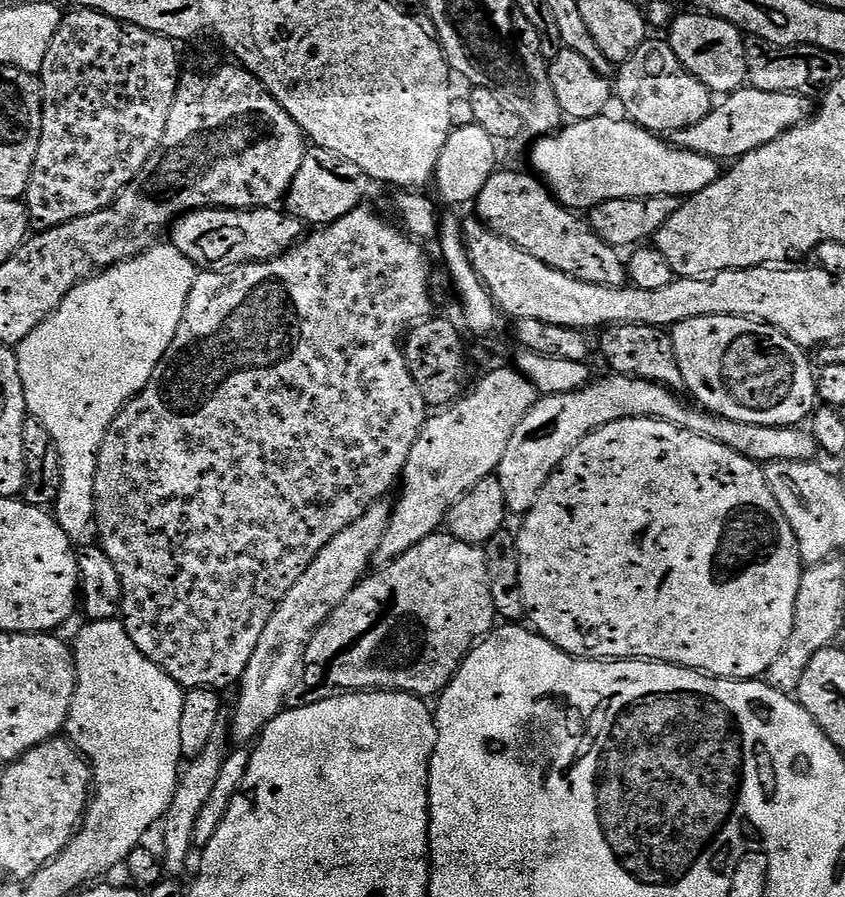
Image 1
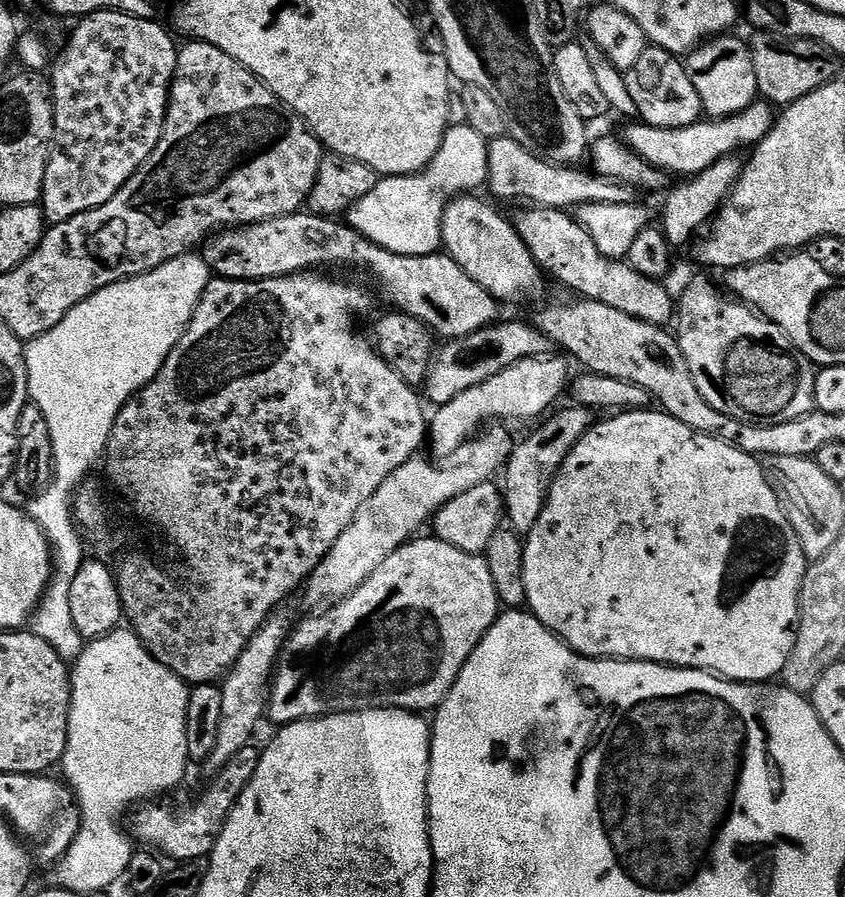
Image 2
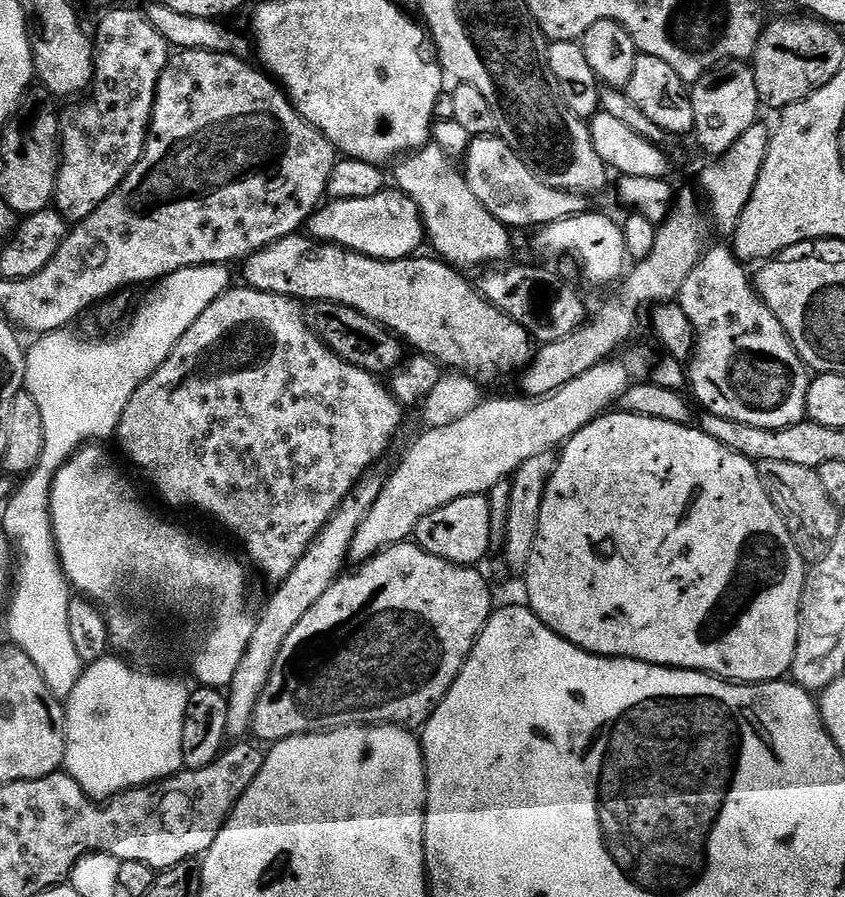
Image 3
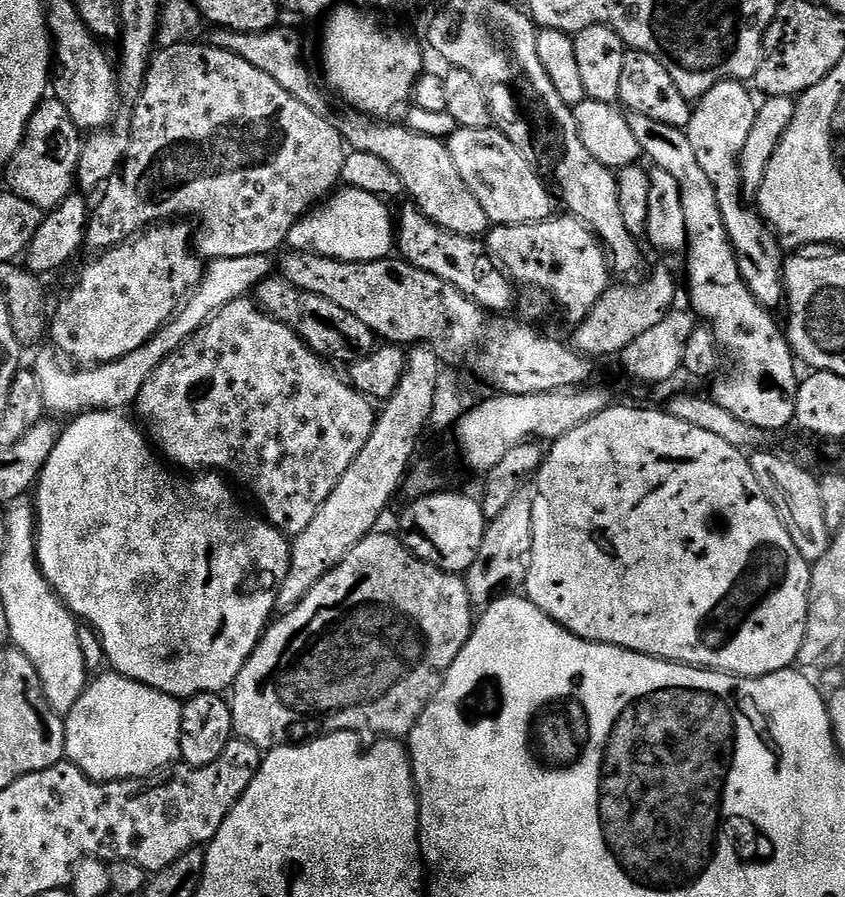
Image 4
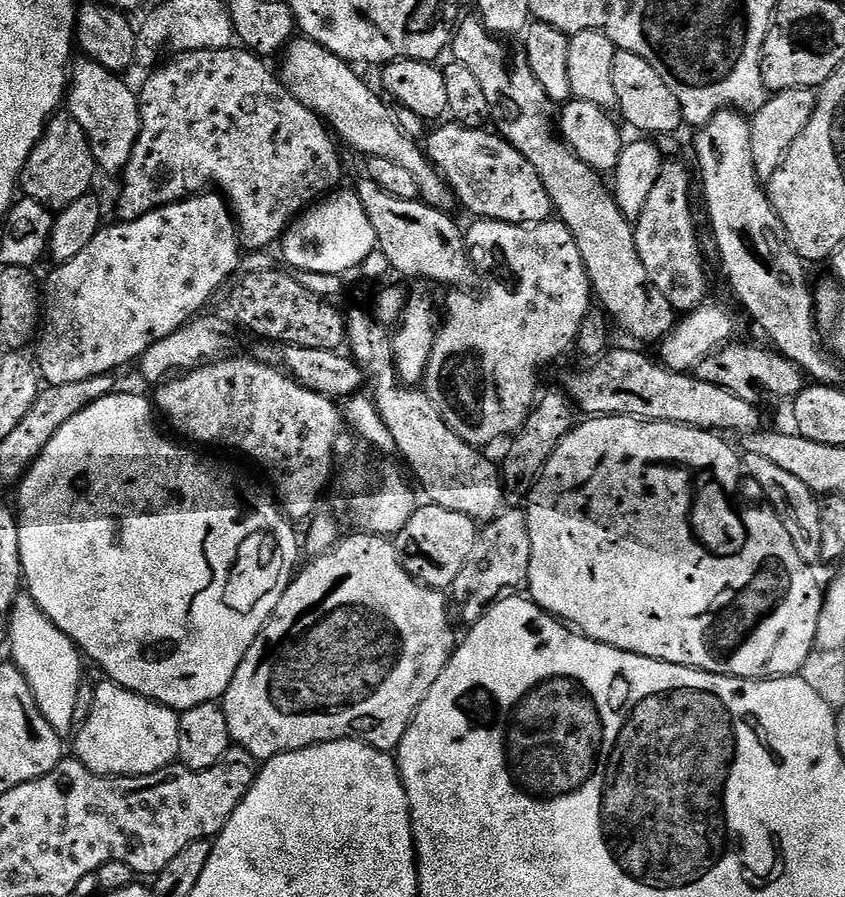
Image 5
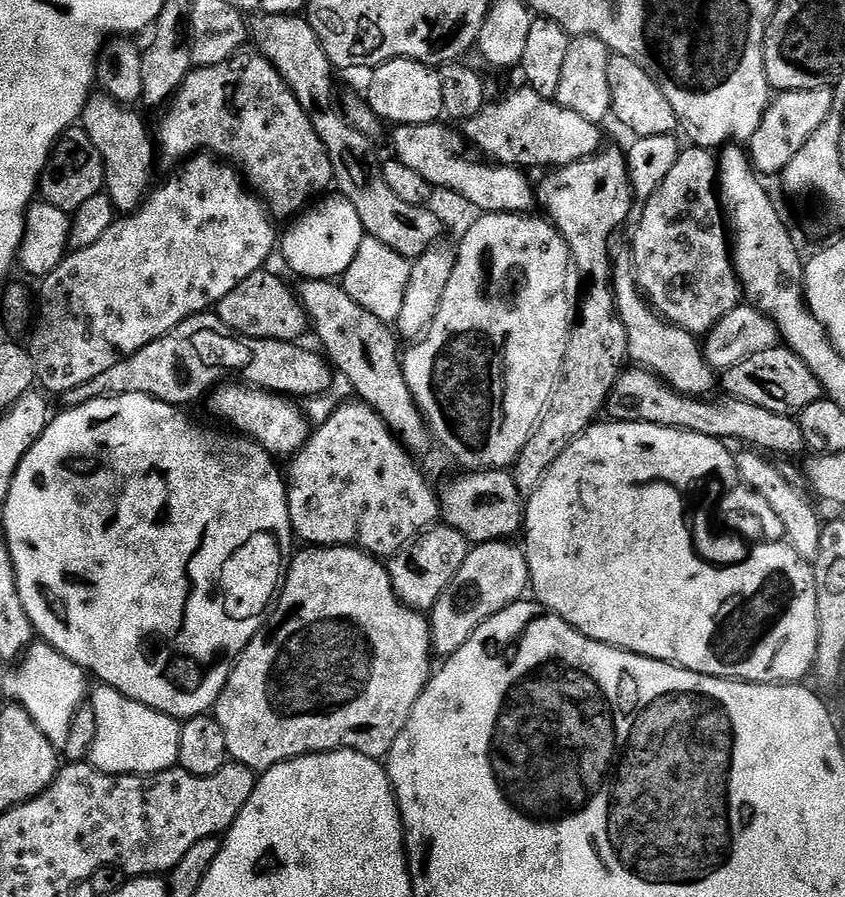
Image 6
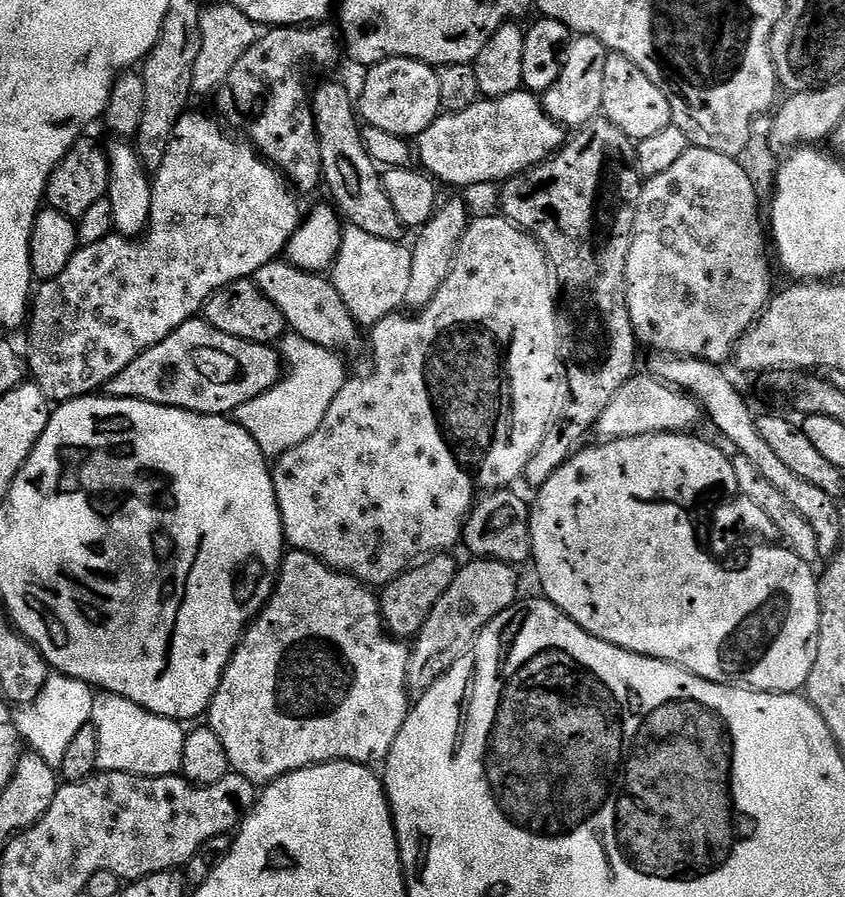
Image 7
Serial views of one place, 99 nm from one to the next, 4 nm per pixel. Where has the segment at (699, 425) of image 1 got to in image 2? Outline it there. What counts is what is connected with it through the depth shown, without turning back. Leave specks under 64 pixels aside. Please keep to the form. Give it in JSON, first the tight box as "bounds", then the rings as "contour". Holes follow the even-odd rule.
{"bounds":[502,407,594,534],"contour":[[[571,407],[564,408],[561,412],[553,411],[543,421],[545,424],[541,428],[534,429],[521,444],[519,441],[513,447],[512,453],[508,456],[508,463],[502,469],[502,477],[504,476],[502,495],[506,520],[521,534],[527,534],[534,526],[534,522],[538,522],[538,514],[542,514],[552,479],[564,465],[570,450],[588,433],[594,423],[593,413],[589,409]]]}

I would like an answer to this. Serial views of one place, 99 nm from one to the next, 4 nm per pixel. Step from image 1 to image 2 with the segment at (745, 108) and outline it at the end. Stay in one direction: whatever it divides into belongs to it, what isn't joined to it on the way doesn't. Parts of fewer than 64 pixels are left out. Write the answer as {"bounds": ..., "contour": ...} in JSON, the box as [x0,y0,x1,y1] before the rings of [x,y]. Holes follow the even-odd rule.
{"bounds":[622,102,774,178],"contour":[[[757,102],[733,116],[722,116],[719,118],[701,118],[695,124],[685,128],[656,128],[653,124],[643,122],[632,122],[622,135],[623,143],[627,144],[632,151],[637,152],[644,159],[645,164],[652,165],[653,168],[660,169],[665,174],[680,176],[676,178],[691,178],[702,174],[714,162],[718,162],[723,156],[736,156],[740,151],[751,150],[760,144],[768,136],[768,131],[774,123],[773,105],[767,102]]]}

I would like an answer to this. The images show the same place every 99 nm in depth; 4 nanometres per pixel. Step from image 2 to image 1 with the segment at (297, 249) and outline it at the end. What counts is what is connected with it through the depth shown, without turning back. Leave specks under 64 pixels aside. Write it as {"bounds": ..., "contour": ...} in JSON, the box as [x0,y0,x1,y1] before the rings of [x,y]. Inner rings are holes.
{"bounds":[170,207,306,272],"contour":[[[279,207],[274,208],[195,208],[193,212],[186,212],[183,216],[179,216],[174,221],[170,229],[170,243],[173,248],[177,248],[180,253],[192,264],[196,265],[197,269],[206,272],[229,272],[231,268],[237,268],[243,264],[257,264],[263,260],[273,260],[284,255],[292,248],[295,248],[300,243],[305,235],[306,226],[298,218],[294,218],[287,210],[281,210]]]}

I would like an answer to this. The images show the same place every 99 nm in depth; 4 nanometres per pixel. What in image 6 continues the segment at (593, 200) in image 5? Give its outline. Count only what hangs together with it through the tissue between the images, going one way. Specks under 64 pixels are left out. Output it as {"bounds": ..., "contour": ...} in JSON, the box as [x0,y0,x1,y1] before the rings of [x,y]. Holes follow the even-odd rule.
{"bounds":[612,255,718,397],"contour":[[[617,255],[612,269],[612,292],[616,295],[616,309],[626,326],[628,358],[633,365],[646,368],[660,376],[670,387],[687,396],[707,397],[712,387],[717,387],[718,376],[709,368],[701,341],[693,333],[664,319],[651,304],[636,280],[631,255]]]}

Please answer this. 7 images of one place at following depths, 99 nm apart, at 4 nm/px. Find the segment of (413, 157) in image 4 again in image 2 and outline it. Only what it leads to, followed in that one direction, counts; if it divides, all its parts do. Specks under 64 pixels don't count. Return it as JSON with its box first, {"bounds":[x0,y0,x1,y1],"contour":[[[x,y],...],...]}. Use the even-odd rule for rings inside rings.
{"bounds":[442,194,542,301],"contour":[[[465,194],[456,197],[448,209],[444,212],[442,218],[442,248],[447,255],[452,257],[478,286],[482,286],[487,292],[496,297],[497,301],[504,300],[524,300],[527,296],[532,296],[540,288],[540,276],[542,269],[536,264],[536,259],[530,254],[530,250],[524,248],[524,243],[519,234],[516,233],[516,227],[512,225],[511,219],[503,216],[496,208],[491,208],[484,200],[479,200],[479,195]]]}

